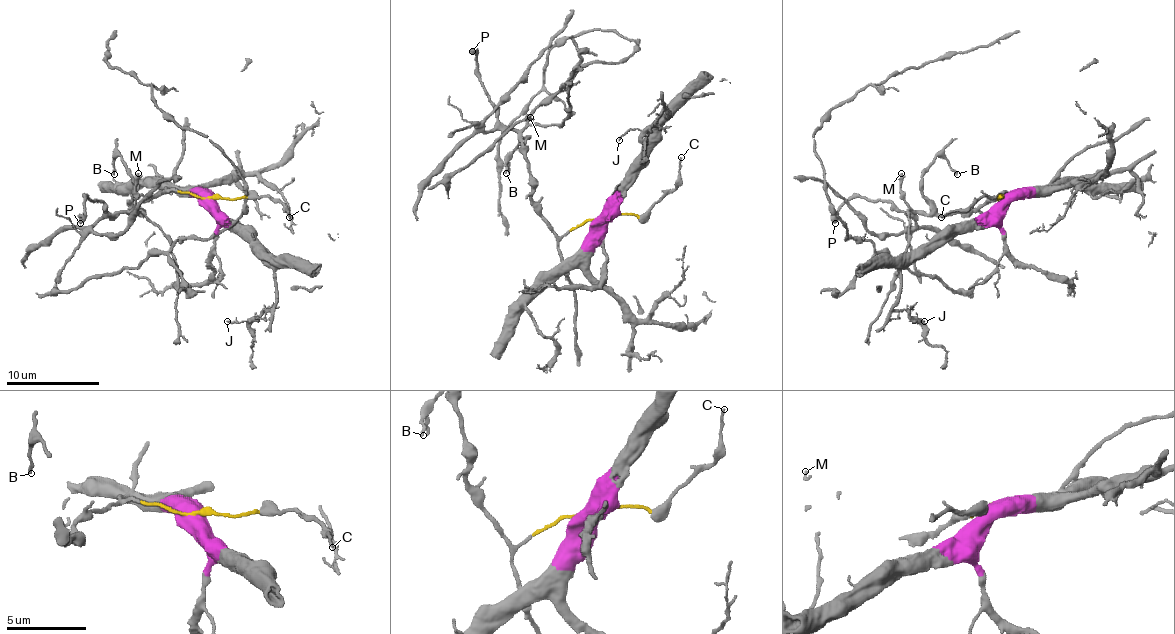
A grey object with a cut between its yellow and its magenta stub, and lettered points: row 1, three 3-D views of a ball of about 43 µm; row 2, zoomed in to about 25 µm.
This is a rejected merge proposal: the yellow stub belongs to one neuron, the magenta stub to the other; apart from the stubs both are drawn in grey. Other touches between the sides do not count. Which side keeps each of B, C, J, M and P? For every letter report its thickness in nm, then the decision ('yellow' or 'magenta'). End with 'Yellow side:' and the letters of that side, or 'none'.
B: calibre 180 nm; yellow
C: calibre 120 nm; yellow
J: calibre 120 nm; magenta
M: calibre 340 nm; yellow
P: calibre 440 nm; yellow
Yellow side: B, C, M, P

